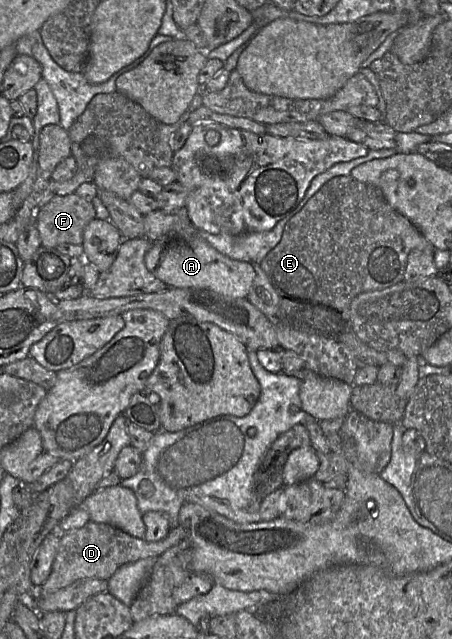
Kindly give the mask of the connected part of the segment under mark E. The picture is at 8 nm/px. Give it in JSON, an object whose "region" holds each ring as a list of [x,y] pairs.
{"region":[[[341,175],[324,183],[302,209],[289,219],[281,240],[259,266],[278,296],[277,316],[283,324],[345,345],[351,351],[357,368],[385,364],[402,367],[407,357],[400,350],[379,351],[356,336],[349,308],[356,296],[403,281],[408,255],[412,250],[434,253],[436,249],[406,217],[389,205],[378,186],[360,182],[351,175]]]}

